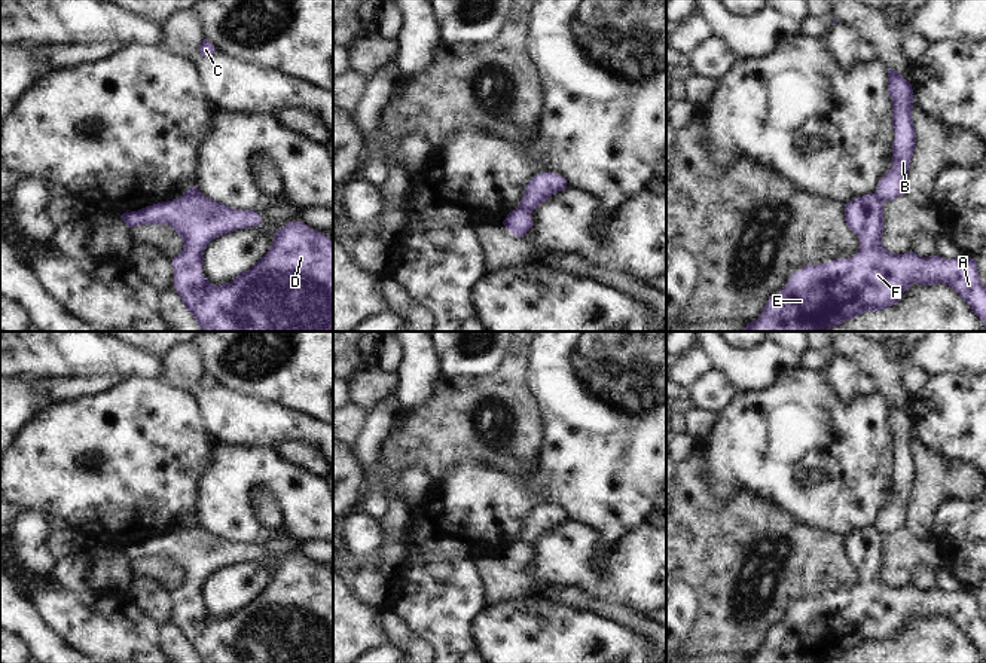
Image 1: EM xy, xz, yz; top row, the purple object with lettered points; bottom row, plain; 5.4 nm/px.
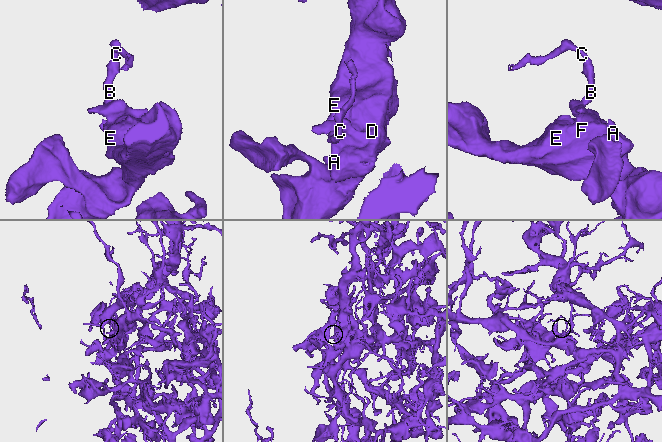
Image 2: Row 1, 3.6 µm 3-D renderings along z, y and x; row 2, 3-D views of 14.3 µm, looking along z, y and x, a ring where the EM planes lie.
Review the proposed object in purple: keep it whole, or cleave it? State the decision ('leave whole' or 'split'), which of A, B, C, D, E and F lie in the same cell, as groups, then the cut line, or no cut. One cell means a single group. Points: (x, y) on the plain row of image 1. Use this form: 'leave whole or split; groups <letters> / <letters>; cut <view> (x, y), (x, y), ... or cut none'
split; groups A D E F / B C; cut xz (518, 540), (530, 546)

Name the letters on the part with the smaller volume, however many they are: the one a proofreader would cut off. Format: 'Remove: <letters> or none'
Remove: B, C

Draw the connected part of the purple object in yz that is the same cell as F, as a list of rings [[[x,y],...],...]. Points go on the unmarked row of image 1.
[[[876,526],[858,529],[845,538],[845,554],[860,572],[860,584],[849,592],[836,592],[822,598],[808,598],[796,604],[785,620],[770,629],[761,647],[755,654],[747,657],[744,663],[824,663],[837,660],[849,651],[855,651],[867,644],[886,642],[898,636],[903,626],[912,617],[934,618],[943,615],[952,620],[982,653],[986,662],[986,621],[979,611],[976,592],[958,589],[956,592],[943,592],[940,589],[922,590],[915,584],[895,587],[882,578],[883,568],[883,534]]]

